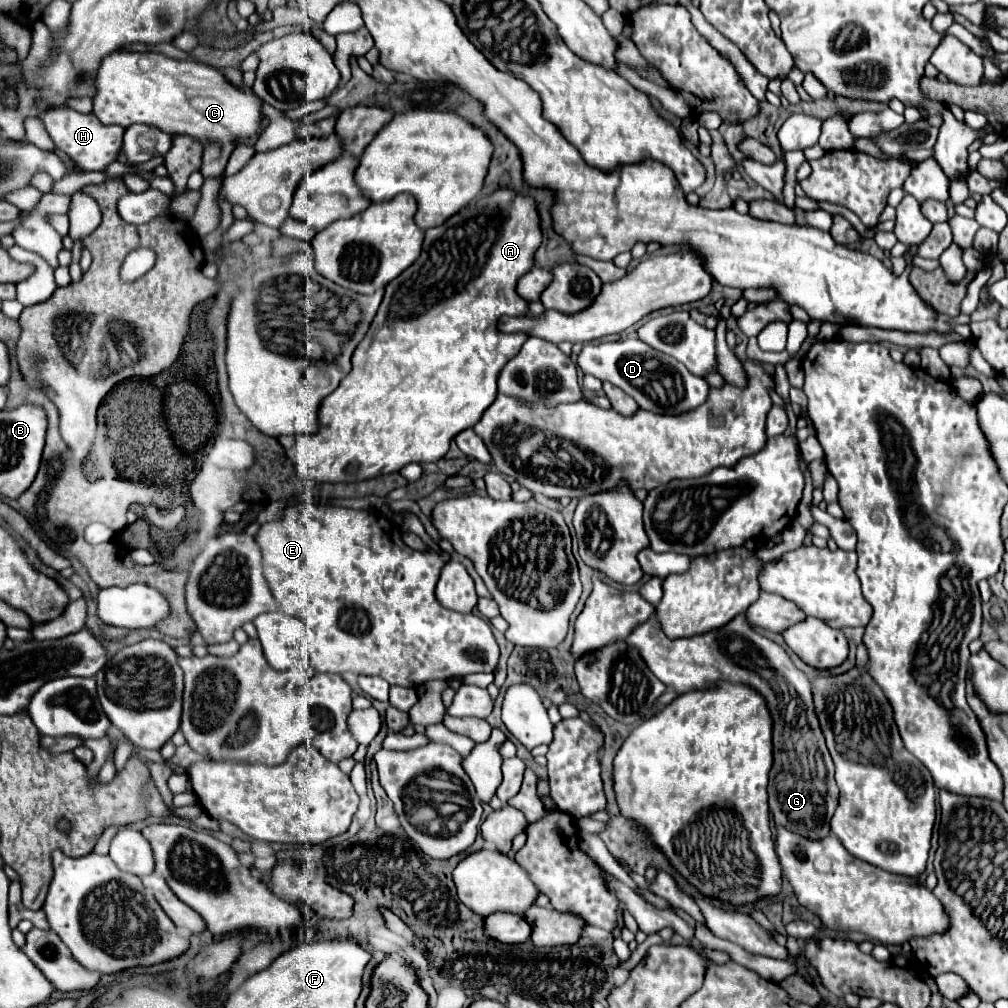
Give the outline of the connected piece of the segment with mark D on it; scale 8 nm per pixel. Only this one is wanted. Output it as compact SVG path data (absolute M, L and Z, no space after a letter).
M639 338L603 342L603 344L587 344L583 346L577 364L585 374L593 374L603 382L611 382L613 386L629 394L643 410L657 412L657 414L675 416L681 412L689 412L701 406L707 400L709 390L711 390L705 378L693 376L681 362L653 350Z

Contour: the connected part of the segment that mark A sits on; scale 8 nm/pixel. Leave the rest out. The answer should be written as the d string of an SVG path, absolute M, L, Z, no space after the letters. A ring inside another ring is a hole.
M509 190L491 192L489 196L483 196L475 200L473 204L465 206L461 212L453 214L449 220L445 220L445 224L427 230L421 256L405 272L401 272L397 280L391 280L385 286L385 296L373 318L373 324L353 354L351 372L341 380L339 388L323 400L319 408L319 432L313 436L297 436L295 448L287 450L287 456L293 460L297 474L305 480L315 480L315 482L361 482L367 478L375 478L379 474L397 472L401 470L401 466L409 462L419 462L419 464L437 462L441 456L445 456L457 432L463 432L465 428L471 428L473 424L477 424L481 414L489 408L489 404L493 404L493 400L497 398L497 376L501 368L513 356L517 356L517 352L521 350L521 344L525 344L525 340L529 338L529 334L525 332L513 332L513 334L499 332L497 322L501 316L527 316L529 314L527 302L517 294L515 288L517 288L517 280L533 268L535 252L541 246L541 240L543 240L543 234L541 234L541 218L537 212L537 202L531 196L515 194Z

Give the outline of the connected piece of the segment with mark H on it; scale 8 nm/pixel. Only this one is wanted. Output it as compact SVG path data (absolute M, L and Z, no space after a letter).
M57 108L43 112L39 116L45 122L47 132L51 134L55 146L73 158L83 170L105 170L111 162L117 160L121 144L123 144L123 128L121 126L105 126L93 114L79 114L73 108Z

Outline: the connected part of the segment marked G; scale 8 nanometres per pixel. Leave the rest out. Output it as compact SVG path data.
M651 616L649 620L645 620L643 624L639 624L625 640L631 648L637 648L641 652L641 658L645 660L647 668L667 686L677 690L679 694L697 690L697 688L707 688L717 680L727 680L727 682L739 682L739 684L749 684L755 690L759 690L771 710L773 716L773 768L769 772L769 810L775 818L777 826L783 826L785 830L807 838L807 840L823 840L831 834L829 828L829 820L837 808L837 800L839 800L839 788L835 784L835 766L833 760L829 756L829 750L825 746L825 738L815 714L815 704L813 704L813 688L809 678L795 668L795 664L791 662L791 658L787 656L787 652L777 646L773 640L761 636L749 622L747 616L735 616L729 624L715 628L713 632L705 632L705 634L697 634L697 636L689 636L689 638L677 638L671 640L665 636L665 632L661 630L661 624L657 620L657 616Z

